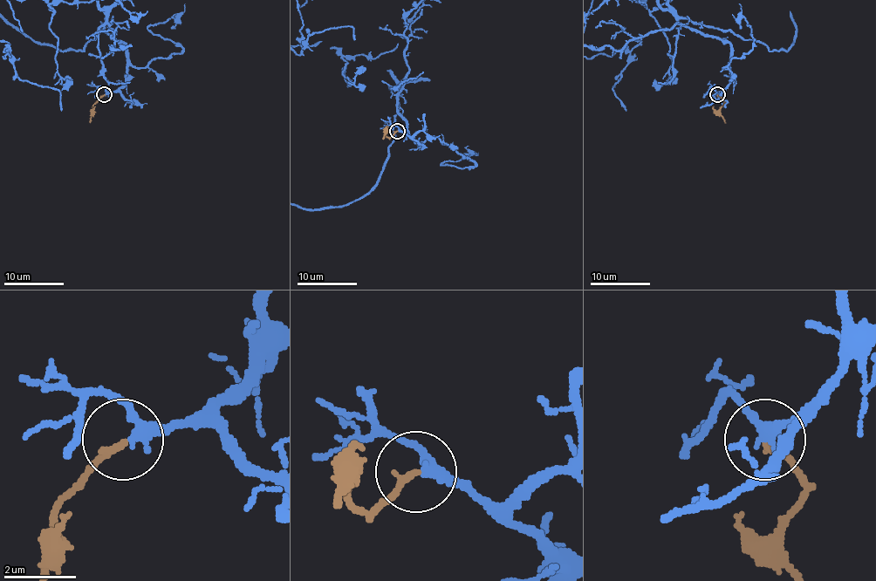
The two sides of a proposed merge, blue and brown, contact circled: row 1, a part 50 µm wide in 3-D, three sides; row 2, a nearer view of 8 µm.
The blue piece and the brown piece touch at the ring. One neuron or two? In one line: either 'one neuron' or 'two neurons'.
one neuron

